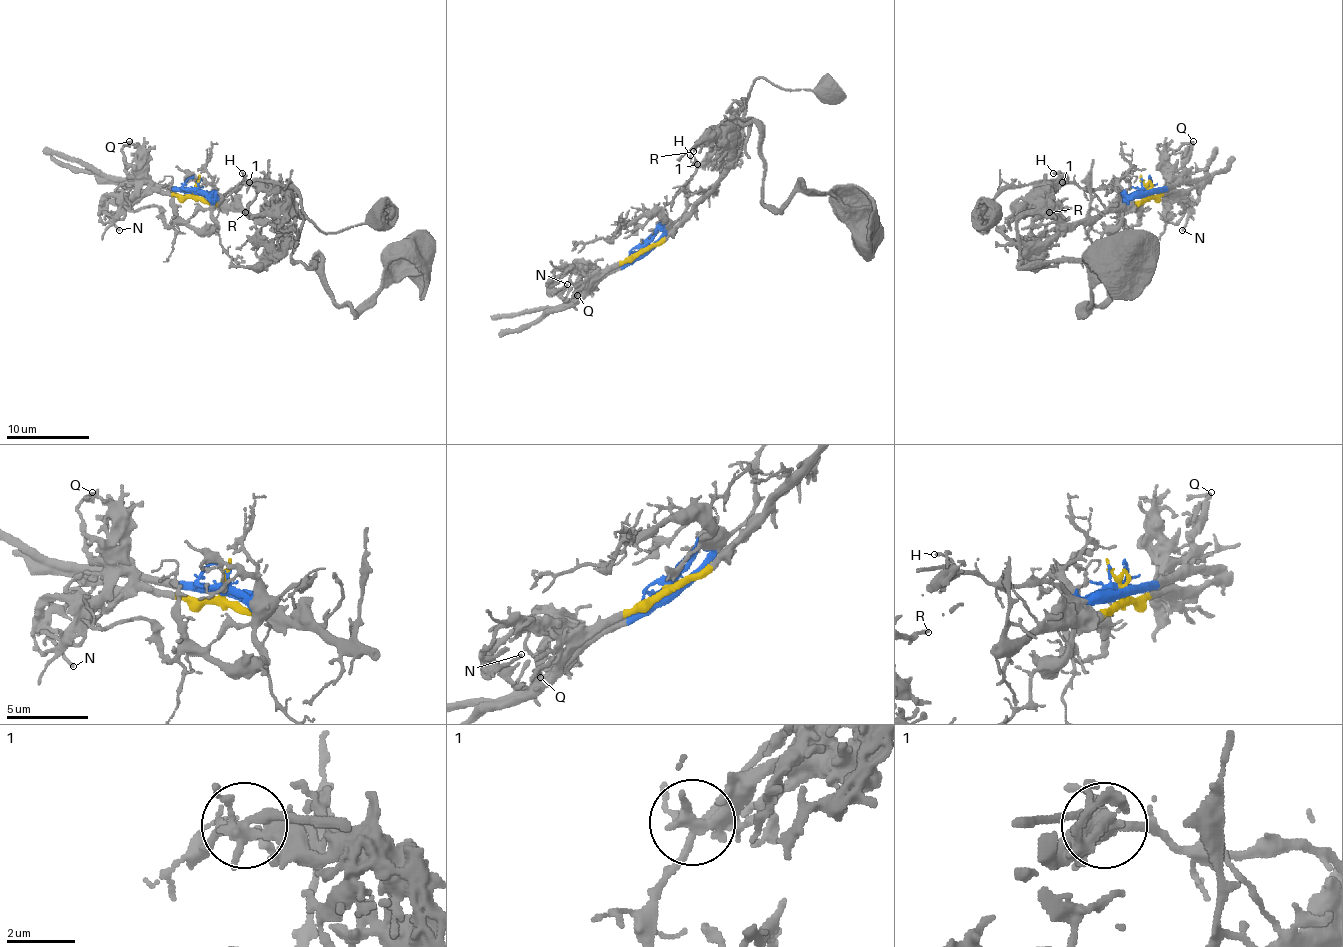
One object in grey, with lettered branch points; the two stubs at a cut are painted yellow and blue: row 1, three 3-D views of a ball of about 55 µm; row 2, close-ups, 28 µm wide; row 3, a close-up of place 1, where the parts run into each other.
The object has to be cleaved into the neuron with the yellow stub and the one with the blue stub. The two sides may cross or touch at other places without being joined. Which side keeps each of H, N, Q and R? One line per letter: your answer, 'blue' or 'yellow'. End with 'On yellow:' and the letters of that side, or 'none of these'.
H: yellow
N: yellow
Q: yellow
R: yellow
On yellow: H, N, Q, R

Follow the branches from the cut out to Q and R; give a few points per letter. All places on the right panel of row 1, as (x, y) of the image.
Q: (1146, 189), (1150, 195), (1165, 191), (1167, 172), (1160, 166), (1177, 149), (1194, 141)
R: (1146, 189), (1140, 201), (1112, 206), (1075, 222), (1062, 218), (1054, 199), (1031, 208), (1035, 214), (1050, 212)

